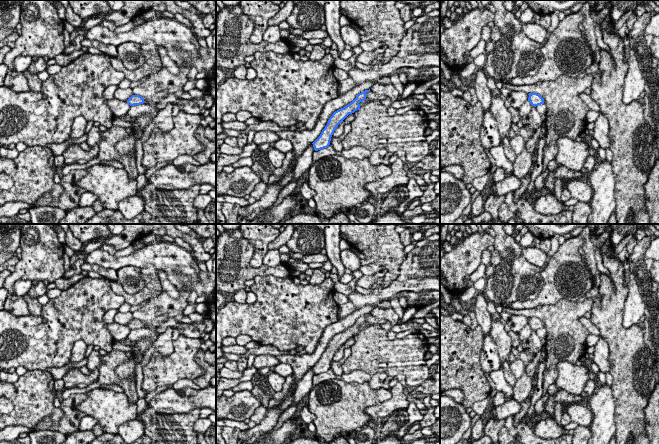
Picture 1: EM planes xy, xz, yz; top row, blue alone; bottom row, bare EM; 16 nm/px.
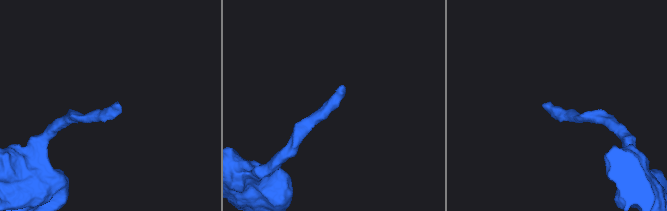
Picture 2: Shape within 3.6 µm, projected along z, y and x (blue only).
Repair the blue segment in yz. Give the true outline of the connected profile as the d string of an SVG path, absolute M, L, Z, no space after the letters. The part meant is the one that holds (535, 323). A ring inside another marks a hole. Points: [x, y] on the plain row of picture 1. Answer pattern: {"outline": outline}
{"outline": "M529 317L528 325L531 327L532 330L538 330L544 328L544 323L537 317Z"}

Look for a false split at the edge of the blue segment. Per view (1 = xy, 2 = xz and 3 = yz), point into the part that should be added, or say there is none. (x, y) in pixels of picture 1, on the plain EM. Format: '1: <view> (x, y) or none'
1: none
2: none
3: none

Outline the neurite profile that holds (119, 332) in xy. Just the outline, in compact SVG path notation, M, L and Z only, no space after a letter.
M118 323L106 324L106 328L109 330L114 341L121 341L121 340L127 339L131 331L127 327L127 325L121 325Z

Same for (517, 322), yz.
M505 311L500 313L502 320L506 320L507 324L510 325L511 331L519 332L523 329L526 325L528 325L529 319L524 315L512 315Z

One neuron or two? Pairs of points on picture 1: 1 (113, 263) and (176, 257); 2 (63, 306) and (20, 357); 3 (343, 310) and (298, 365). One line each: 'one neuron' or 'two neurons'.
1: one neuron
2: one neuron
3: two neurons

